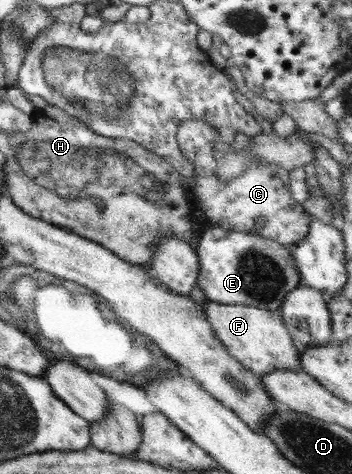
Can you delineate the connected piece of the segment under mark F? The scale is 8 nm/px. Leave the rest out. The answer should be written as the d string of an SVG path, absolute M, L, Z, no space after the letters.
M208 299L205 301L201 306L216 338L222 342L226 352L246 369L262 377L274 370L293 370L301 367L299 361L302 353L294 346L292 335L284 326L281 309L265 311L259 307L221 304Z

